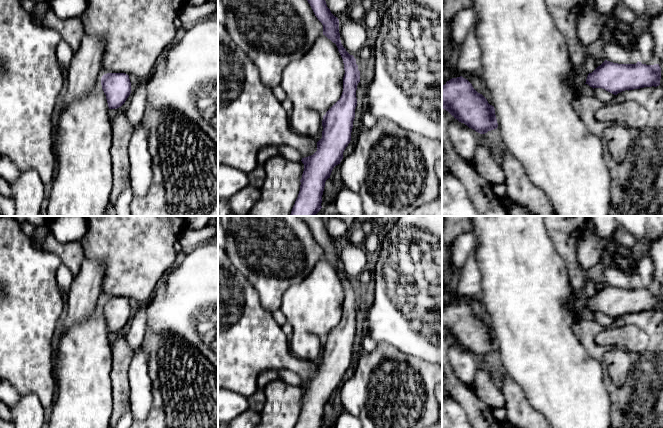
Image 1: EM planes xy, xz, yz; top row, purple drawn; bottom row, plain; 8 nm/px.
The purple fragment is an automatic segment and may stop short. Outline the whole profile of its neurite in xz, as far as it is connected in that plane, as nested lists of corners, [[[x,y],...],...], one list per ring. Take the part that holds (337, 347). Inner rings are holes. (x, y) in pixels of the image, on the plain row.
[[[299,217],[307,223],[315,240],[322,247],[323,259],[336,268],[345,294],[342,319],[323,340],[322,362],[317,366],[317,375],[301,384],[304,395],[295,428],[321,428],[325,406],[330,402],[333,392],[340,388],[343,376],[351,365],[360,295],[354,280],[343,271],[339,244],[331,237],[321,217]]]

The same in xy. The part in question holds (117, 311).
[[[107,297],[101,302],[102,313],[106,319],[109,333],[121,331],[131,317],[129,299],[125,297]]]

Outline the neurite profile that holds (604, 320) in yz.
[[[594,312],[593,313],[593,320],[599,323],[604,328],[612,327],[615,325],[616,319],[606,315],[602,312]]]

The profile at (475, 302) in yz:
[[[480,296],[468,297],[462,300],[467,303],[473,310],[473,312],[480,318],[482,318],[490,329],[493,330],[493,326],[490,317],[486,311],[486,308],[481,300]]]

